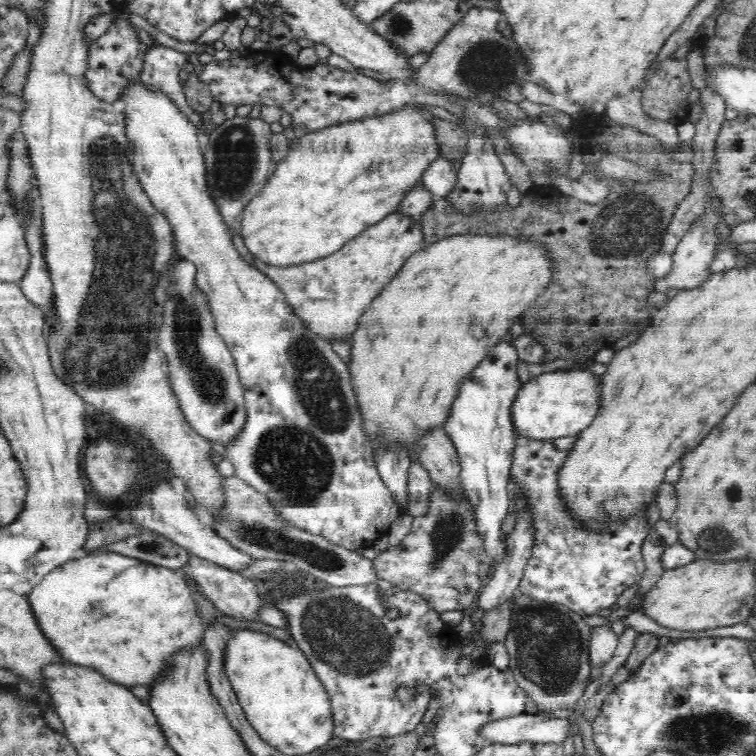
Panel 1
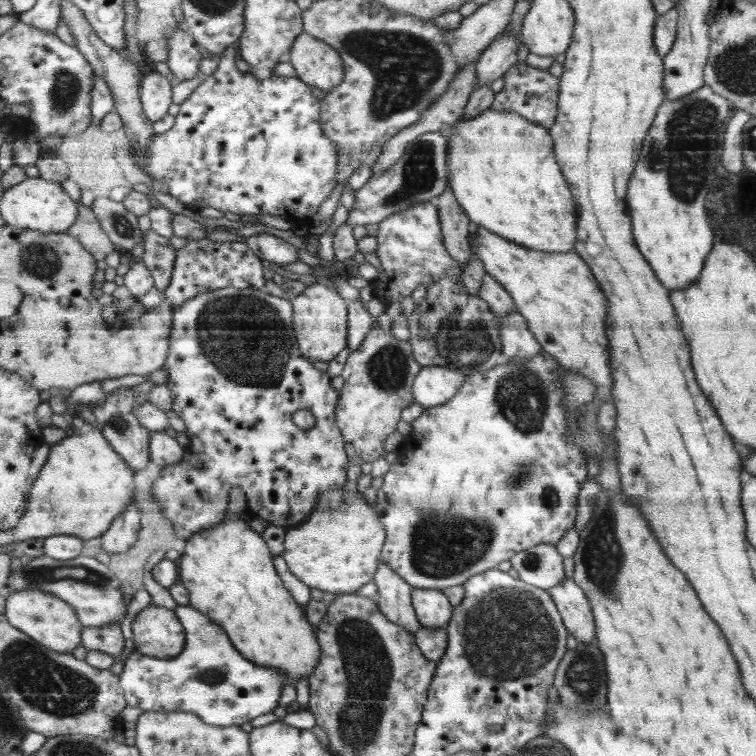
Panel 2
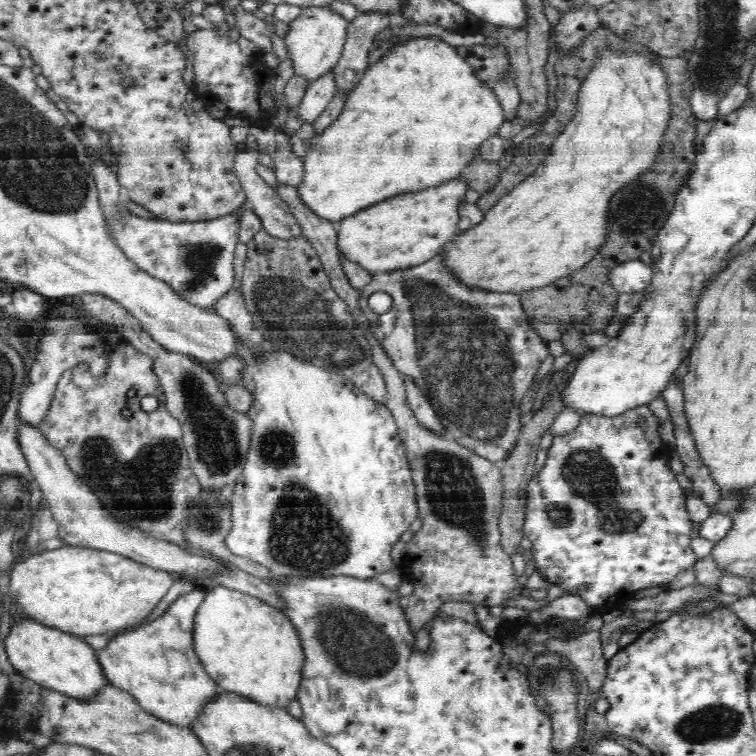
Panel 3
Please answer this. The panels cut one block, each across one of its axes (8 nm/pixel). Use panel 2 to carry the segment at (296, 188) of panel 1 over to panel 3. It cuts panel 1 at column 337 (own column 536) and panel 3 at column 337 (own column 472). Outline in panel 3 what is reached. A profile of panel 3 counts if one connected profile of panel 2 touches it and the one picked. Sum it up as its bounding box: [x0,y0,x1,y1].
[296,37,507,223]

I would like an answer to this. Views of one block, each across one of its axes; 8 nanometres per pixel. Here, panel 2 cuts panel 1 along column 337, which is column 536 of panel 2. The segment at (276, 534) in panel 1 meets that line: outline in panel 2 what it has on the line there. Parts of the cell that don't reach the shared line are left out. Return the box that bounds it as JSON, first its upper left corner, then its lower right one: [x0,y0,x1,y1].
[510,543,564,590]

